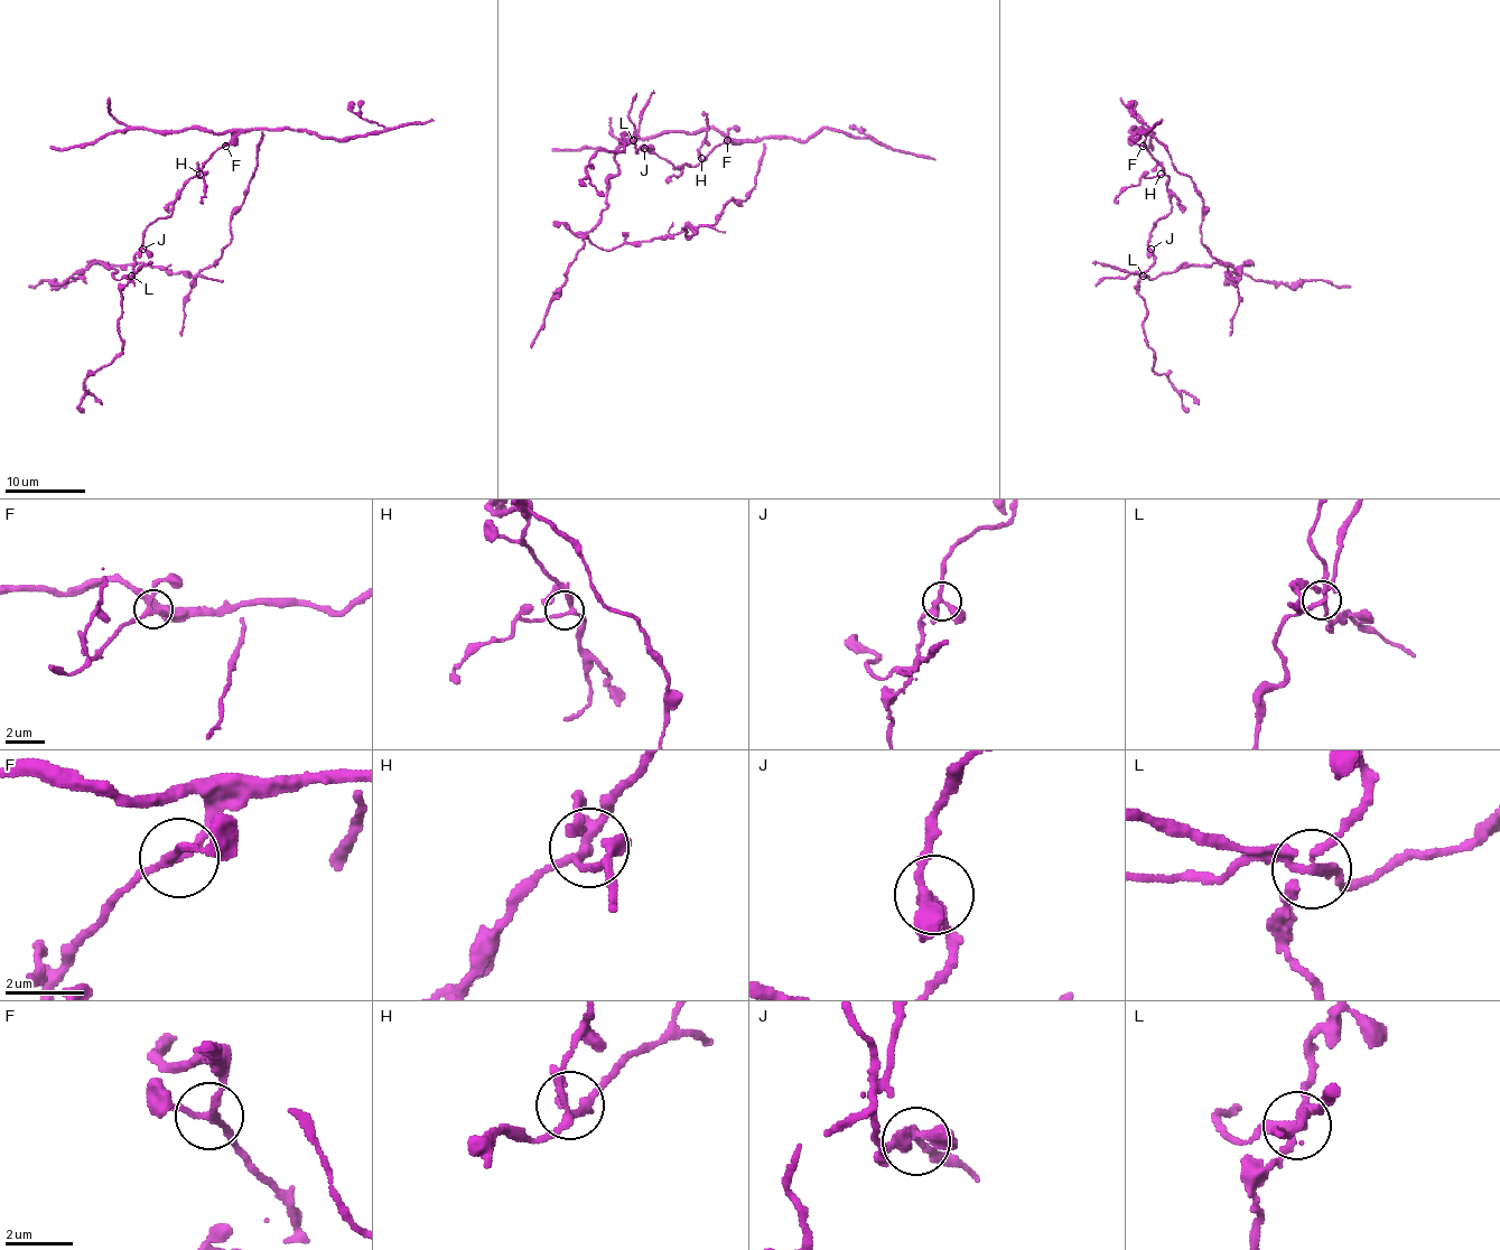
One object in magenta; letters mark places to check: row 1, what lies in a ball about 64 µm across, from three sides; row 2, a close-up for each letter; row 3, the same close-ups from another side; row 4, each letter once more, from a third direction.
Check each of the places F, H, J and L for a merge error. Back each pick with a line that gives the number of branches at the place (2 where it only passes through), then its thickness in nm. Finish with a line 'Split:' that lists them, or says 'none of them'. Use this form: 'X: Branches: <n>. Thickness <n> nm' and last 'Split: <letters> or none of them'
L: Branches: 4. Thickness 200 nm
Split: L

